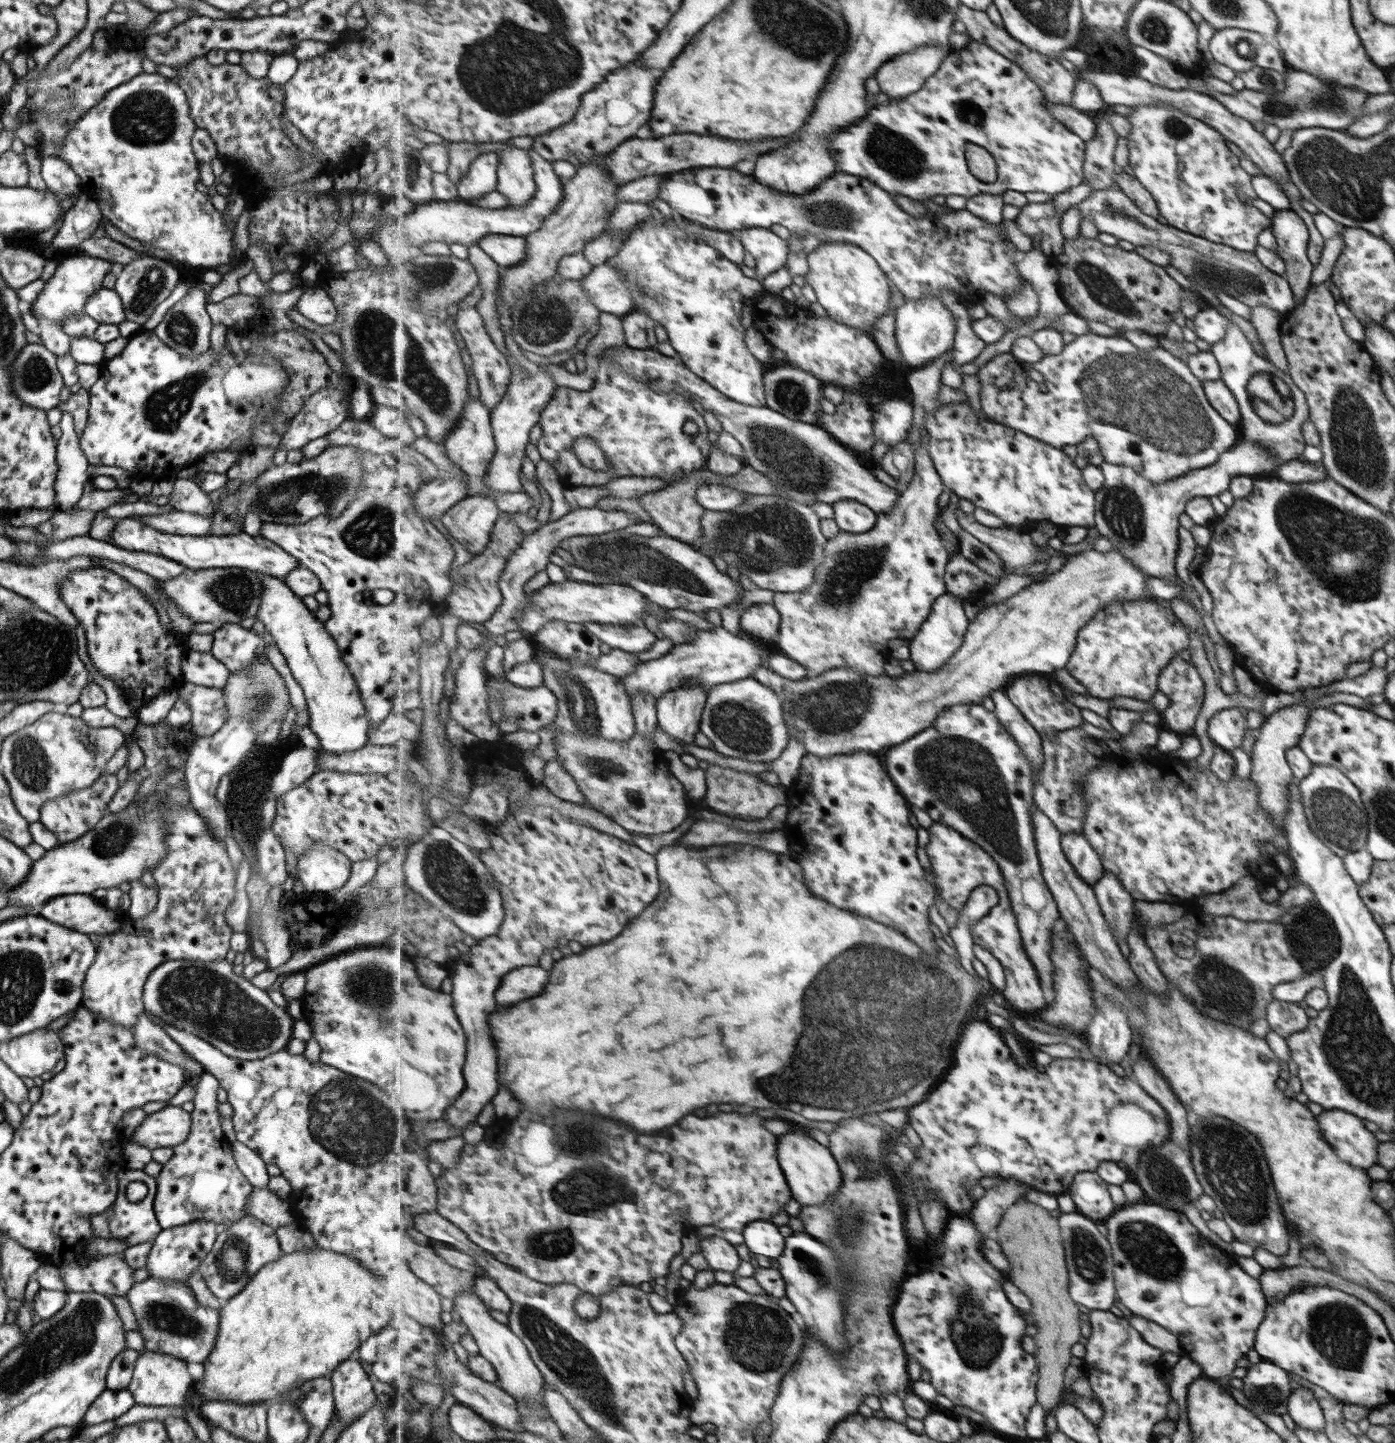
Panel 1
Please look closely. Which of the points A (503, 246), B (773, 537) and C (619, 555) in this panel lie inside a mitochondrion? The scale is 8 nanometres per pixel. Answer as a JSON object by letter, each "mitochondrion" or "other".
{"A":"other","B":"mitochondrion","C":"mitochondrion"}

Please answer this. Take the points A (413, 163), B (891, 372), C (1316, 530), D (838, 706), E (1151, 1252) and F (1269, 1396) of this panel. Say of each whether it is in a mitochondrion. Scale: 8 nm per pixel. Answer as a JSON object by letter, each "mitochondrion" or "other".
{"A":"mitochondrion","B":"other","C":"mitochondrion","D":"mitochondrion","E":"mitochondrion","F":"mitochondrion"}

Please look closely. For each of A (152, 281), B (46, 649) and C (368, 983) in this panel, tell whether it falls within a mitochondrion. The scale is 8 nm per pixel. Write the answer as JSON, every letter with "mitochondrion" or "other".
{"A":"mitochondrion","B":"mitochondrion","C":"mitochondrion"}

